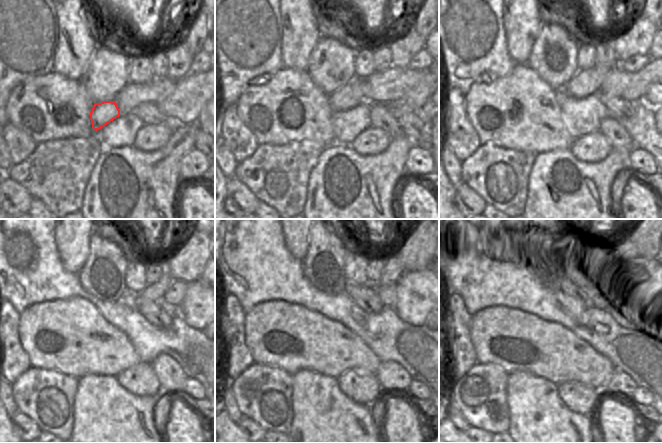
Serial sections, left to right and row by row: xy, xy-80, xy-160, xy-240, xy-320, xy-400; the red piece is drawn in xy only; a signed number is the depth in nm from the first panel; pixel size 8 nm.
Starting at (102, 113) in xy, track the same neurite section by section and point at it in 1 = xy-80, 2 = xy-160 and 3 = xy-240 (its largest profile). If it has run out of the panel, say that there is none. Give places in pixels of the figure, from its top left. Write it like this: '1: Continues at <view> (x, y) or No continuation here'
1: Continues at xy-80 (350, 95)
2: Continues at xy-160 (586, 82)
3: Continues at xy-240 (155, 292).

